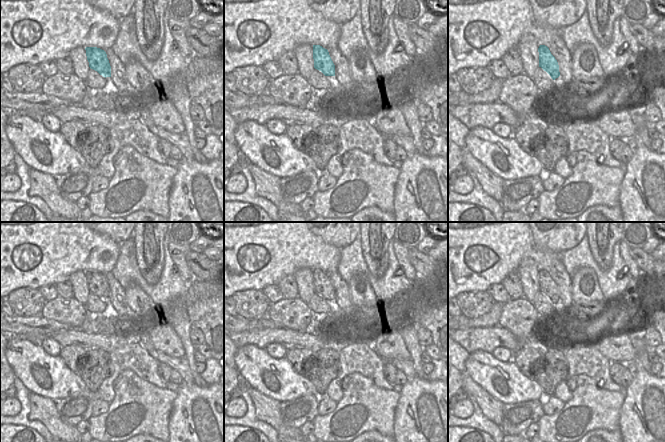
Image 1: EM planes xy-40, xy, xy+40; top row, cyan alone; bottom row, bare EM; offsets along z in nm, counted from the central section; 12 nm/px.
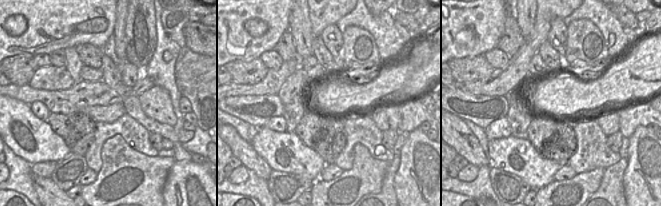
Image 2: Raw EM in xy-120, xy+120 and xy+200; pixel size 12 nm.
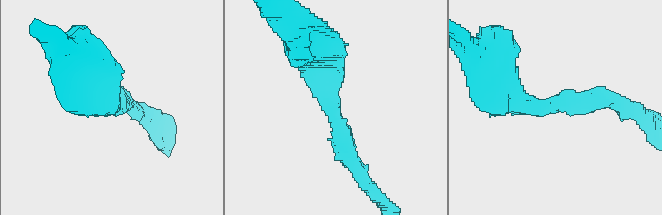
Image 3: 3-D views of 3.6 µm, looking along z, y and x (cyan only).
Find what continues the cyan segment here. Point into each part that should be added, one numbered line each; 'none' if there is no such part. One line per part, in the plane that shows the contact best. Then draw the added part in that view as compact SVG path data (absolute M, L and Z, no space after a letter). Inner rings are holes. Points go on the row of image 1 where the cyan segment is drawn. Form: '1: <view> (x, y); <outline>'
none

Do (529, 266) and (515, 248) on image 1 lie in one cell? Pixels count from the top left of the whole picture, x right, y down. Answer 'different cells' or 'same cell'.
different cells

